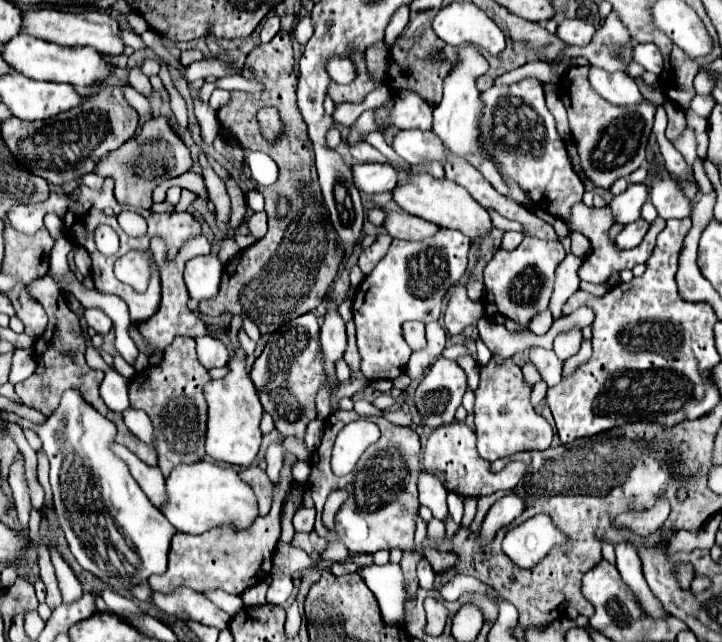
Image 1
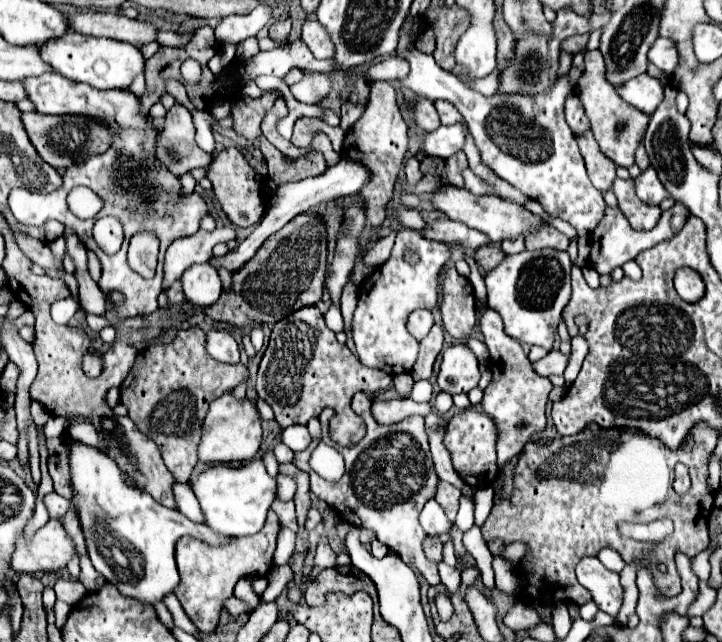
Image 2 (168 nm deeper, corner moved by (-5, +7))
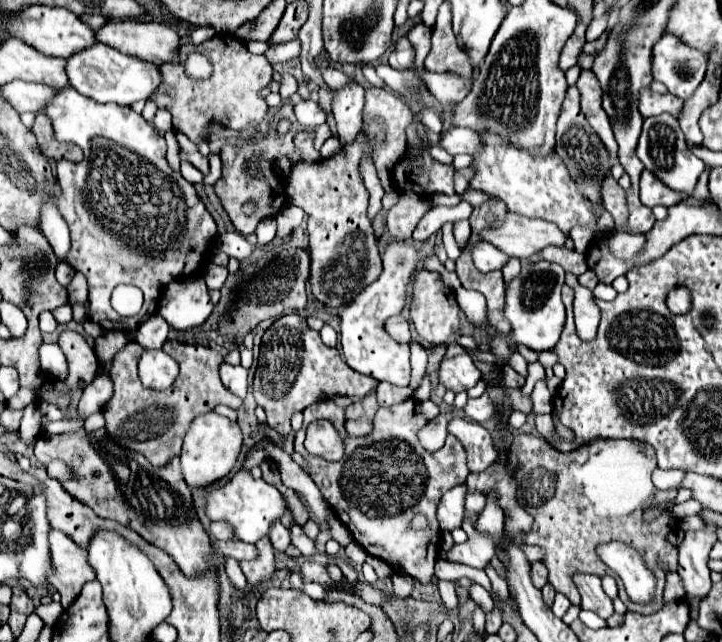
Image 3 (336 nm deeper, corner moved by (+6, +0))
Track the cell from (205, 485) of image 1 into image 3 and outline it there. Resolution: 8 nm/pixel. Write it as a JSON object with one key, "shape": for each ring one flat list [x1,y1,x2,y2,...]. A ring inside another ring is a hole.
{"shape":[[239,471,231,481,221,485,219,489,213,489,207,495,207,505,205,505,205,511,211,521,219,519,229,521,235,527,237,539,245,543,257,543,259,539,267,537,273,523,279,521,287,509,289,507,285,497,273,485,265,483,263,479,253,479,251,473,247,471]]}

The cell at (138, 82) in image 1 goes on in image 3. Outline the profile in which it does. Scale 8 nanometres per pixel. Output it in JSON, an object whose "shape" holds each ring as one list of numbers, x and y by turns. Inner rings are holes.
{"shape":[[159,109,157,111,157,115,155,115,155,127,161,131,161,133,165,133,165,131,169,131,169,129,173,129,173,125,171,125,171,113,169,111,165,111,165,109]]}

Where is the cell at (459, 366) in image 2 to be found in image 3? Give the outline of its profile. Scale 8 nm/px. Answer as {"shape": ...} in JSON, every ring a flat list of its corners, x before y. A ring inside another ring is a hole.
{"shape":[[457,355,453,359,443,361,439,367,439,381,455,393,475,387,479,379,481,371,475,367,469,355]]}

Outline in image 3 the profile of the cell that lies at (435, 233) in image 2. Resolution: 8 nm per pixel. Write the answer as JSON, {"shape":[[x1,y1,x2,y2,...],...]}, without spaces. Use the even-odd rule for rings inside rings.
{"shape":[[481,241,479,245,475,245,471,249,471,253,473,253,473,261,475,261,477,269,485,271,485,273,495,271,495,269,503,269,507,265,507,261,509,261,509,257,501,249,493,247,487,241]]}

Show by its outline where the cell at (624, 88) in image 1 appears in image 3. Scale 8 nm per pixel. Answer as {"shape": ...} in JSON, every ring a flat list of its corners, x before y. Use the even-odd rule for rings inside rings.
{"shape":[[643,89,641,91,641,99,639,99,639,111,643,117,651,117,651,115,661,115,661,113,669,113,673,117,679,117,683,107,683,99,677,99,675,95,659,95,653,93,651,89]]}

